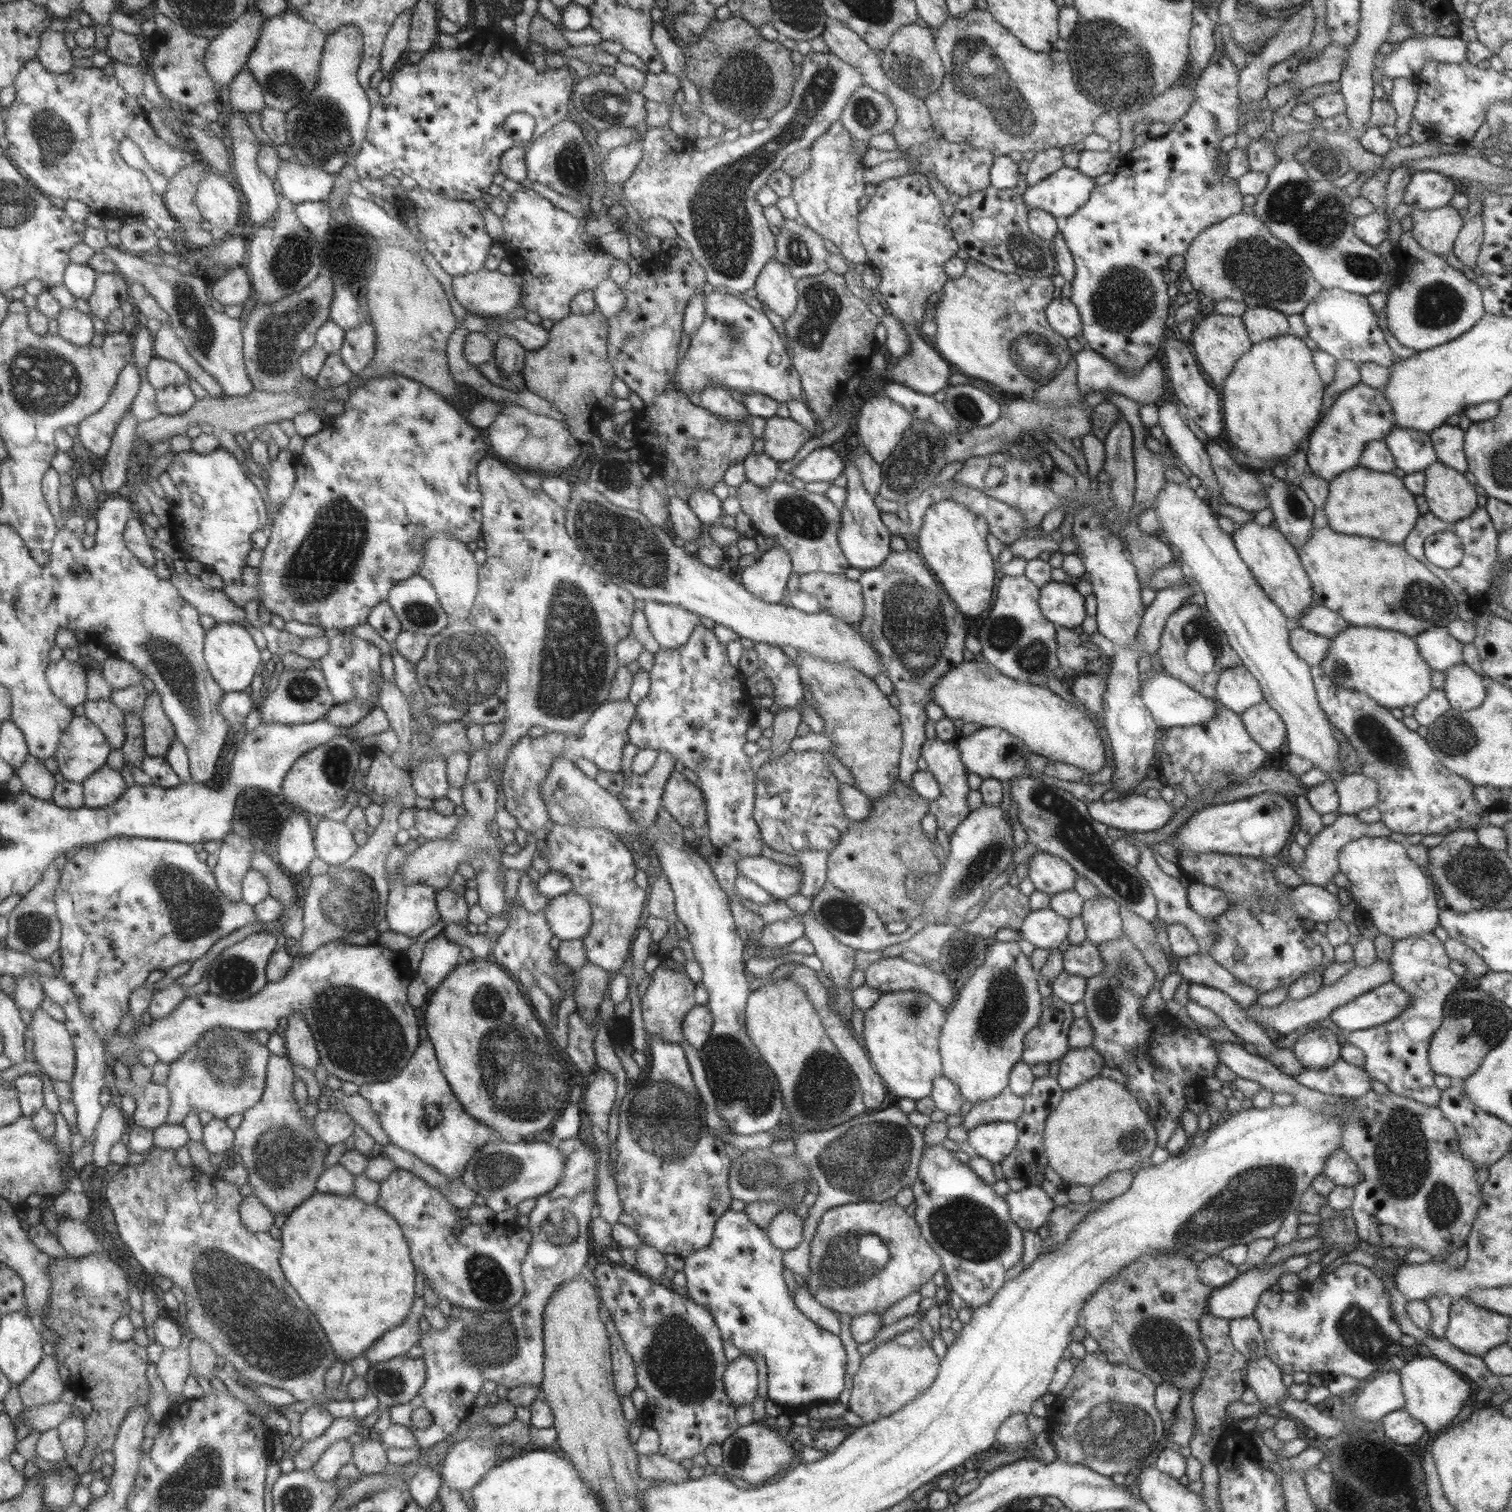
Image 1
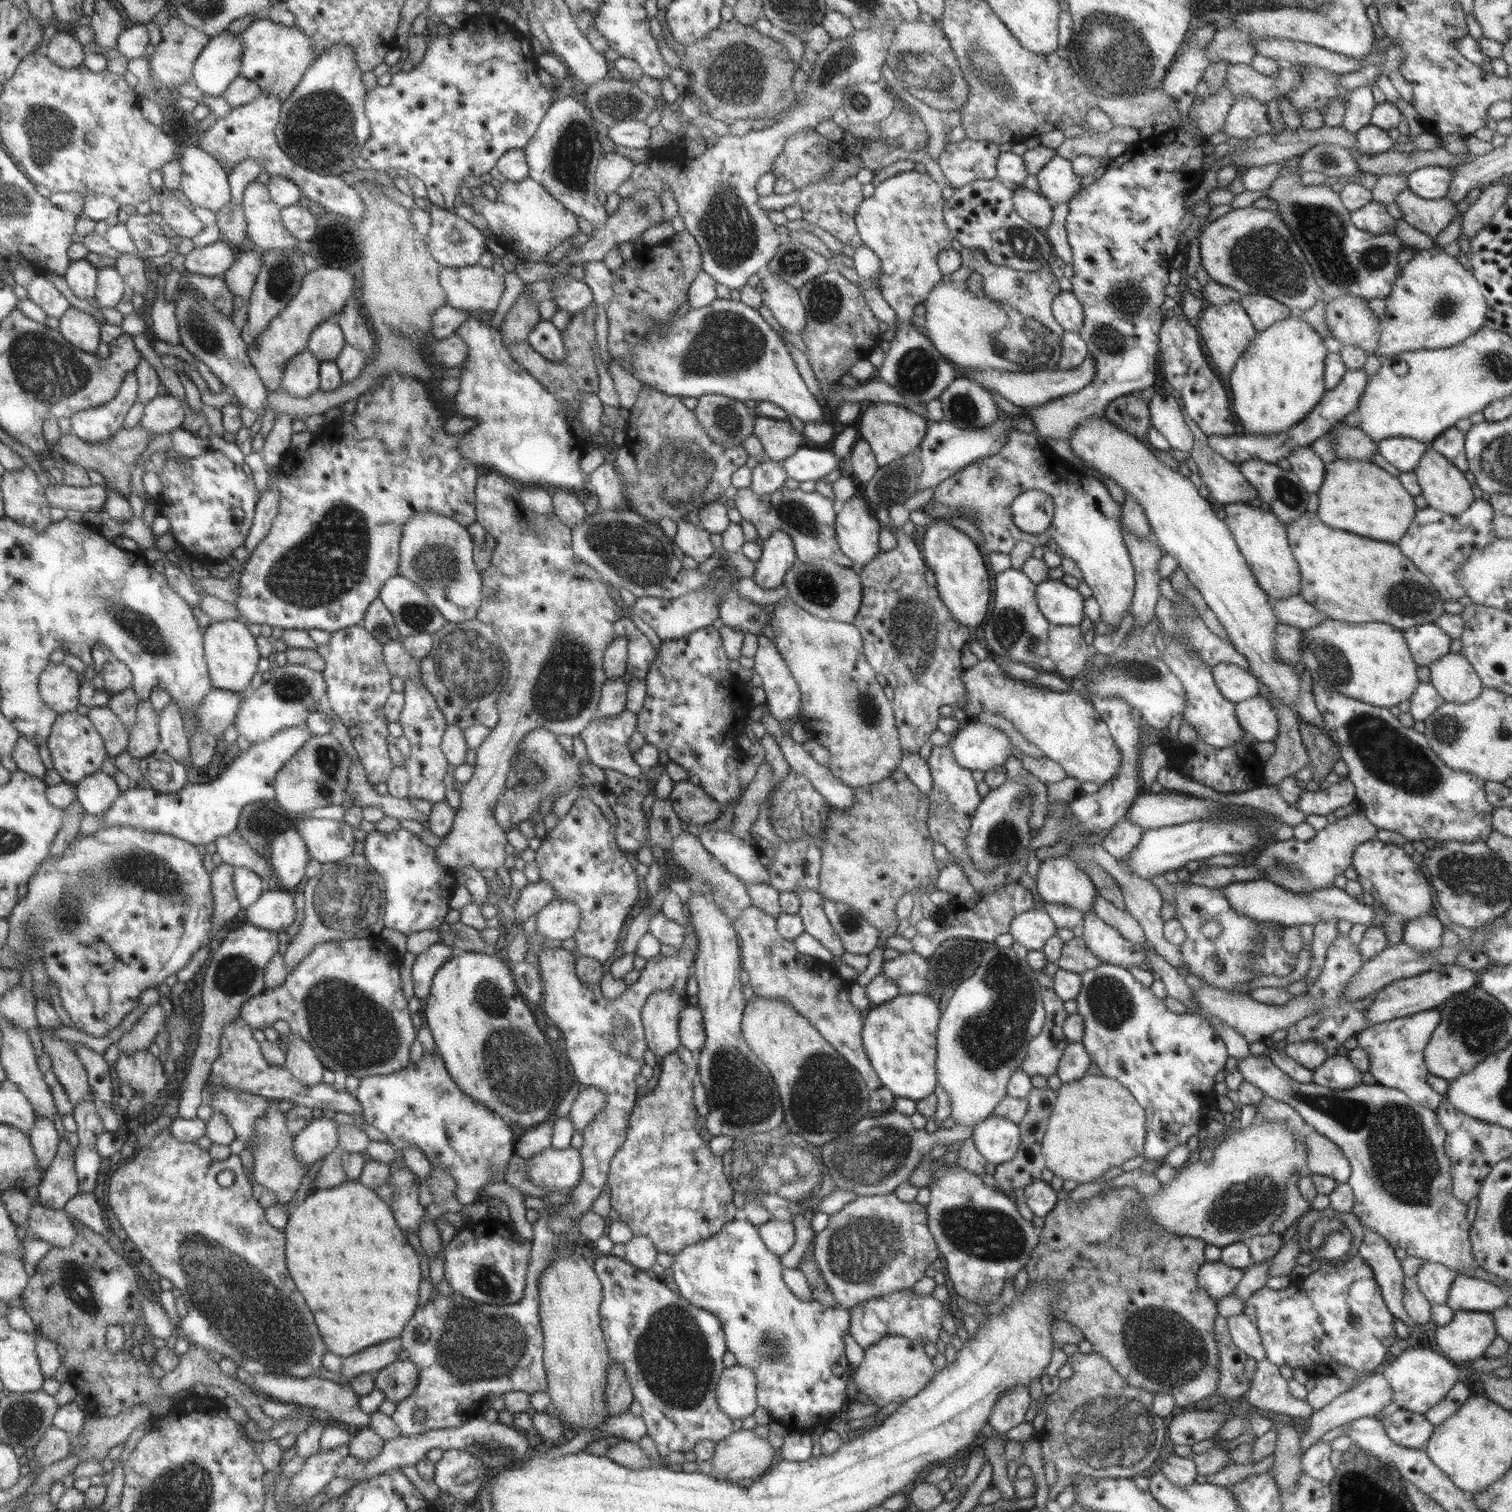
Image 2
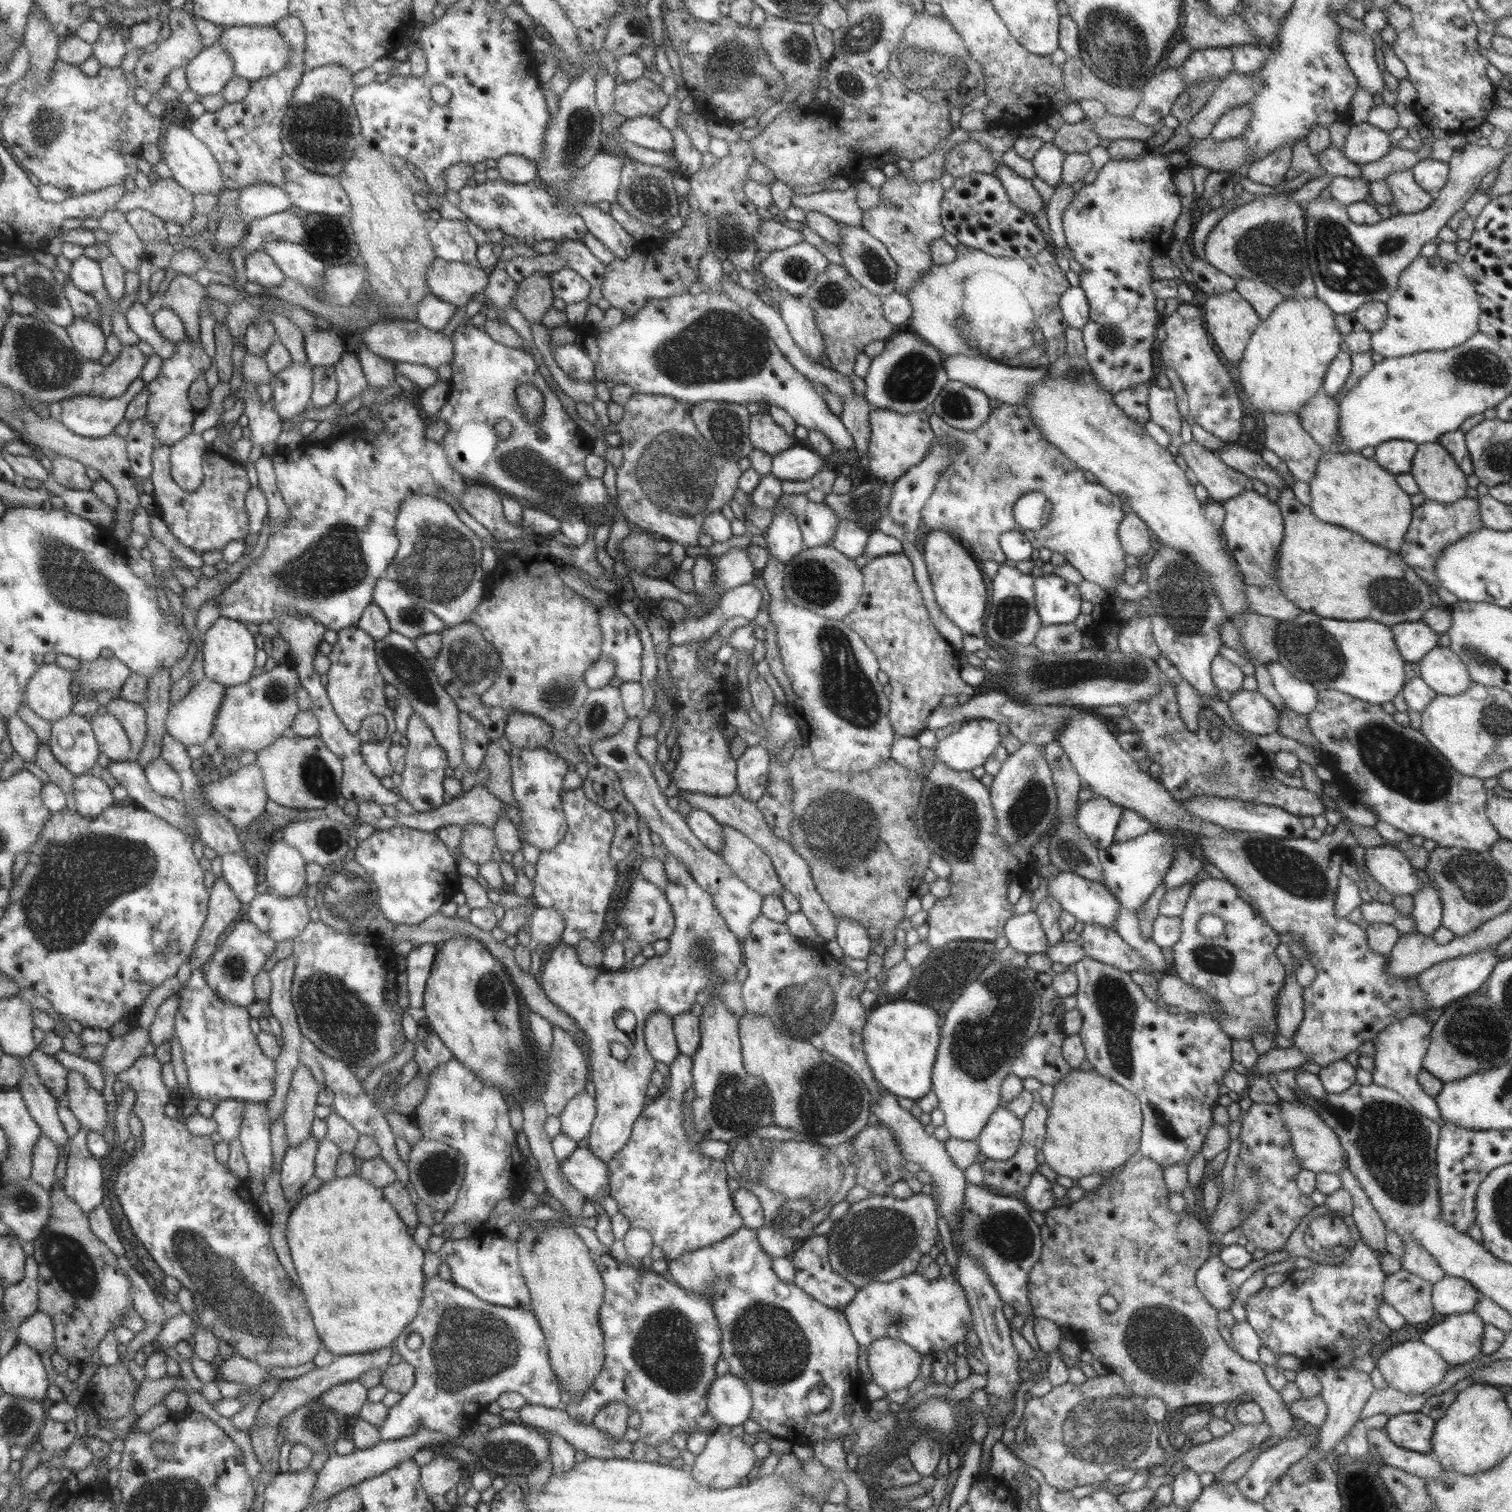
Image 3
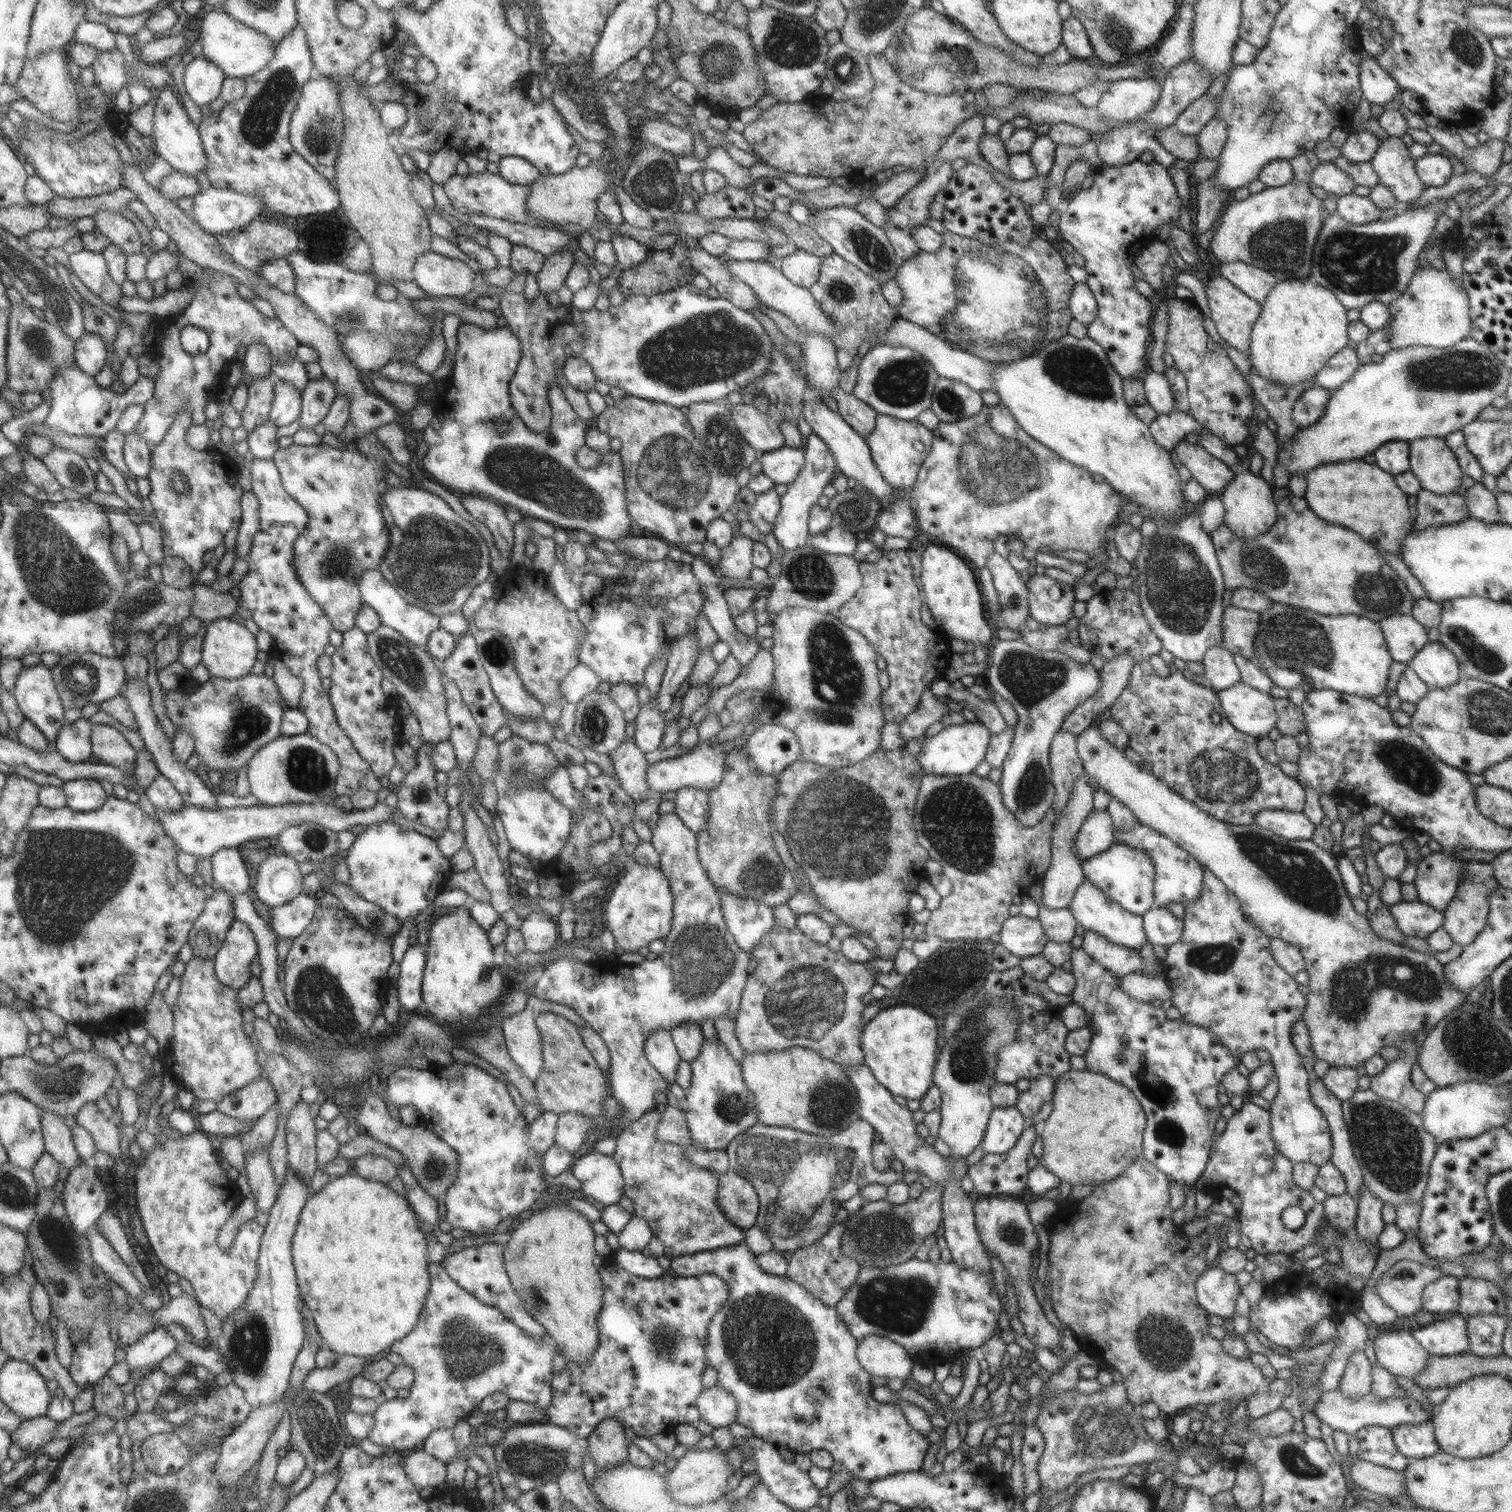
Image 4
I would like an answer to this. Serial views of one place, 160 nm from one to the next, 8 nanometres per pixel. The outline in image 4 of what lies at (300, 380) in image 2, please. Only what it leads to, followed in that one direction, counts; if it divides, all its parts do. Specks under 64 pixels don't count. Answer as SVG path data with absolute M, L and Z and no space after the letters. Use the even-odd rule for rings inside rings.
M278 379L273 386L273 398L268 419L276 426L287 426L300 416L300 392L288 382Z

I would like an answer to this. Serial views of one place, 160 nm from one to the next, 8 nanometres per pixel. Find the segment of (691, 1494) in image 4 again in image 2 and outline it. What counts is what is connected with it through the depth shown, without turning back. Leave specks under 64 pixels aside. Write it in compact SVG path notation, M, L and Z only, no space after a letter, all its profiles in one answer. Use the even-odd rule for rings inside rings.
M739 1429L721 1441L715 1442L714 1453L709 1460L713 1476L731 1483L747 1478L754 1481L773 1462L775 1443L760 1438L752 1430Z

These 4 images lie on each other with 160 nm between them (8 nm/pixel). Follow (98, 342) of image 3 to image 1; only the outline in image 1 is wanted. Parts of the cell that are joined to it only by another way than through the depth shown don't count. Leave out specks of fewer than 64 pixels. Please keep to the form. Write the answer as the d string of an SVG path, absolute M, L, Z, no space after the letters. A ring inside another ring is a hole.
M69 308L63 309L57 321L59 322L58 334L65 340L69 340L69 343L88 346L95 338L93 318L85 312Z

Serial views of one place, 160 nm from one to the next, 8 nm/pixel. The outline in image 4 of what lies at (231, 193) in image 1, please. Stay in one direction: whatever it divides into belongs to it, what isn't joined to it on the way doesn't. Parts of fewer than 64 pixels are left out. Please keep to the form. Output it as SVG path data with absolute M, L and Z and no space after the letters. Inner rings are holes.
M170 82L163 86L155 100L155 128L151 138L156 144L156 153L168 160L175 171L181 171L185 176L195 178L206 170L206 152L200 139L199 129L187 117L181 99Z

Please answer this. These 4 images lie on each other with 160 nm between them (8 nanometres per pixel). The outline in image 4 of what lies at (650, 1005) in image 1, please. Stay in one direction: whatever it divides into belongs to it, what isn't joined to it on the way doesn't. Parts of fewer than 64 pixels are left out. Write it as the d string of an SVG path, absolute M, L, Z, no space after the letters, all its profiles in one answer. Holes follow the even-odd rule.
M656 1028L645 1037L644 1053L649 1064L669 1083L675 1080L680 1056L672 1041L670 1029Z

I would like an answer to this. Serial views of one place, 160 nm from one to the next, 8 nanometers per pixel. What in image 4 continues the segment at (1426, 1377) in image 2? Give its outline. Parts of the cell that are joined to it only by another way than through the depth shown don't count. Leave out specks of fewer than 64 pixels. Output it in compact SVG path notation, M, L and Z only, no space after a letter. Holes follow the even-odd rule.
M1397 1329L1373 1333L1369 1354L1389 1374L1409 1379L1426 1367L1430 1357L1409 1331Z

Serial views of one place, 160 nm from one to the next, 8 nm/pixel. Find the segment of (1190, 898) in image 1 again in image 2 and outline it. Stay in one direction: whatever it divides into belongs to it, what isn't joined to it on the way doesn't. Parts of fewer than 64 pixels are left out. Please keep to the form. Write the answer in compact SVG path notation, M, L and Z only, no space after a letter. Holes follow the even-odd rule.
M1257 879L1245 882L1233 882L1227 886L1220 887L1228 905L1237 914L1242 914L1257 922L1281 923L1283 926L1301 924L1317 924L1330 918L1347 920L1351 924L1363 924L1366 927L1372 921L1373 909L1359 903L1355 897L1351 897L1343 891L1331 885L1329 888L1320 888L1308 893L1294 893L1285 888L1273 884L1265 879Z

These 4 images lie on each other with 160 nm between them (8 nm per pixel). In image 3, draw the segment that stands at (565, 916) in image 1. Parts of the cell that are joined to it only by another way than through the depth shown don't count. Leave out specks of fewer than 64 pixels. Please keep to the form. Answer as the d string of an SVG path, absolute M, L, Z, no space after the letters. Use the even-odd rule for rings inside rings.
M536 907L530 914L527 924L533 944L553 946L561 938L565 919L554 908Z

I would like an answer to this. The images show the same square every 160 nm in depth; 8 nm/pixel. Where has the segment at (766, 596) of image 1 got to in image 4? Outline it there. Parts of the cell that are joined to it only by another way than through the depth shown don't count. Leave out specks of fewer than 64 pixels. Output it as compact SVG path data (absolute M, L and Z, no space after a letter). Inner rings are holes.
M810 433L806 438L803 467L793 482L787 485L788 489L785 493L780 496L780 509L775 515L770 530L784 551L795 550L808 543L810 536L808 533L809 509L817 503L817 498L821 495L823 487L831 484L836 467L835 459L829 452L827 445L816 434Z

